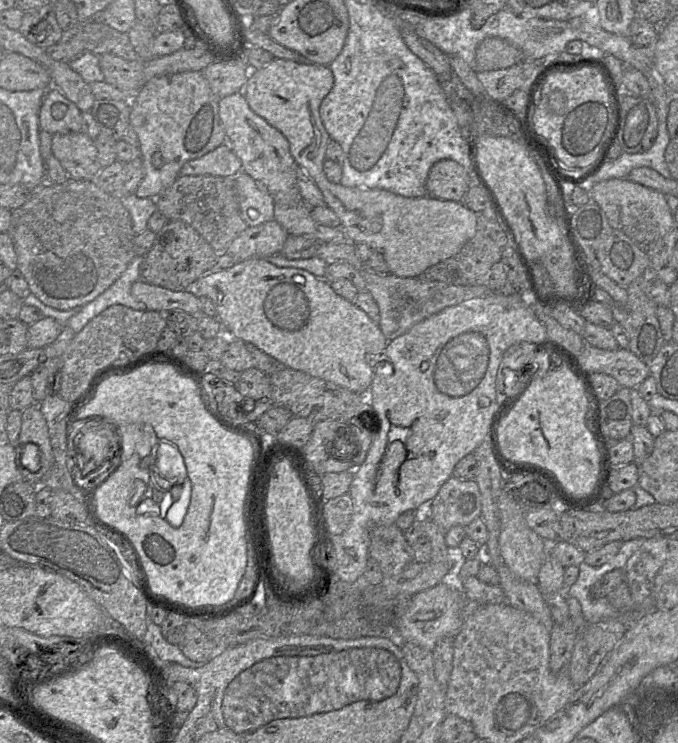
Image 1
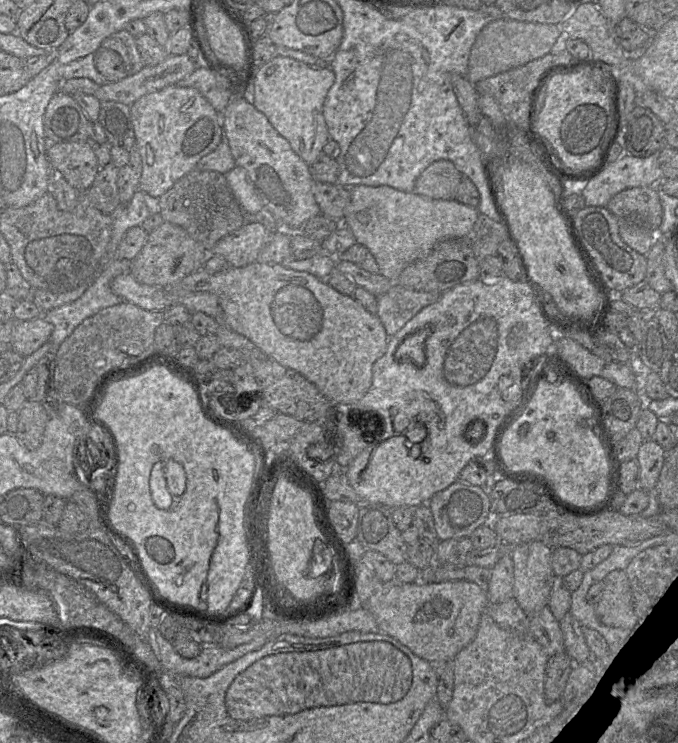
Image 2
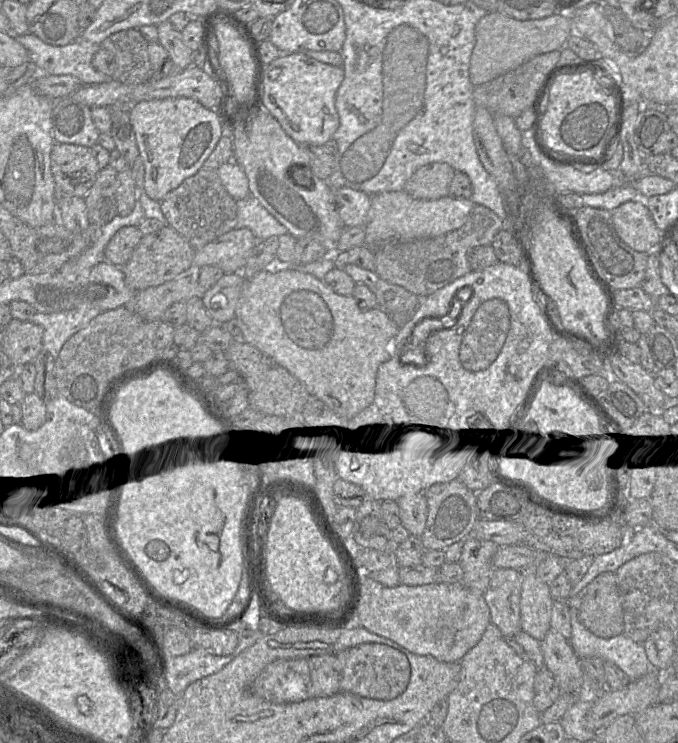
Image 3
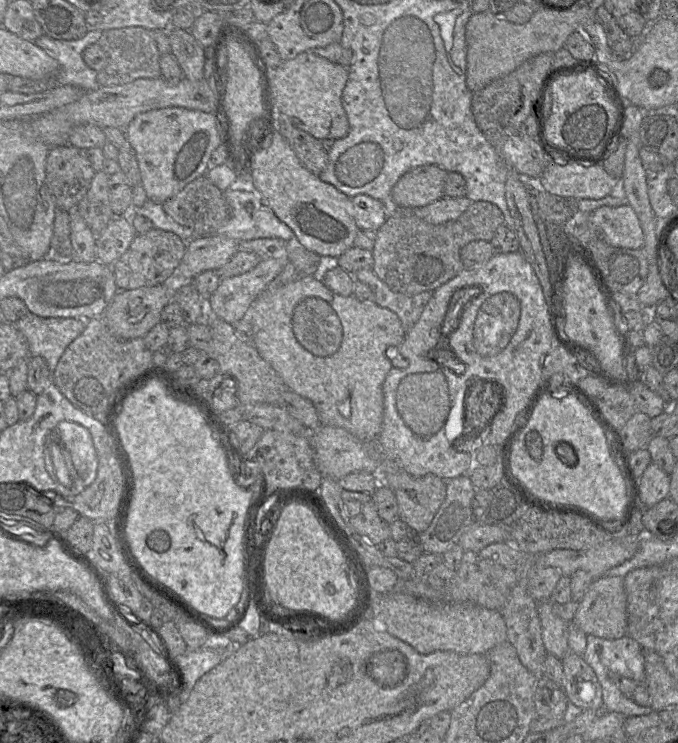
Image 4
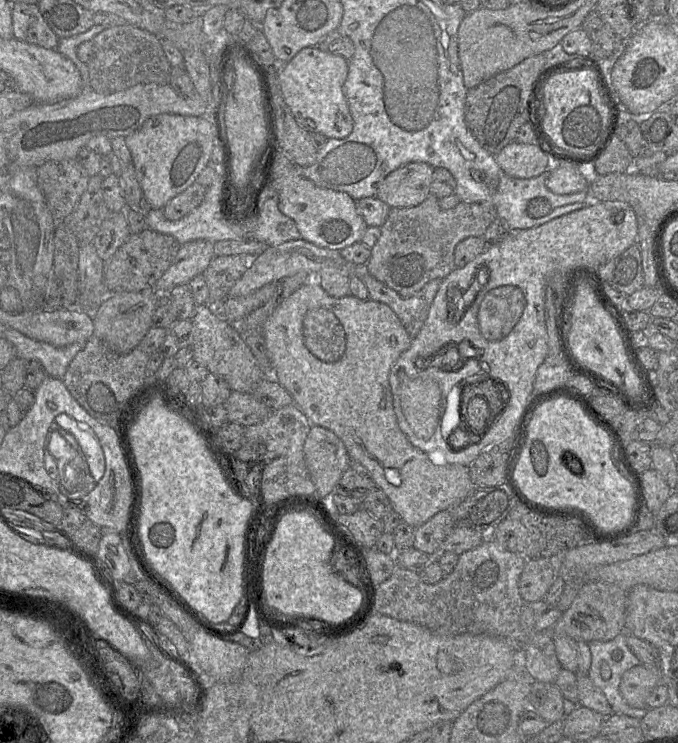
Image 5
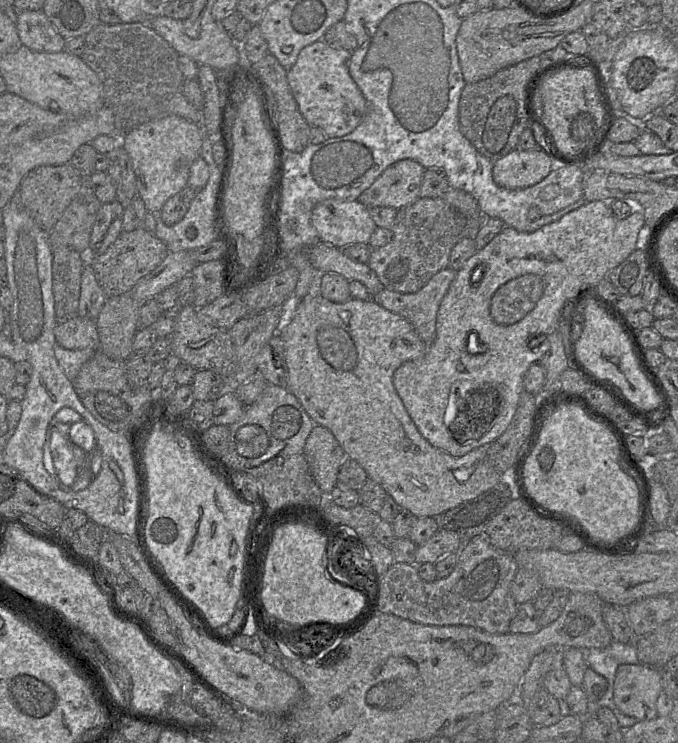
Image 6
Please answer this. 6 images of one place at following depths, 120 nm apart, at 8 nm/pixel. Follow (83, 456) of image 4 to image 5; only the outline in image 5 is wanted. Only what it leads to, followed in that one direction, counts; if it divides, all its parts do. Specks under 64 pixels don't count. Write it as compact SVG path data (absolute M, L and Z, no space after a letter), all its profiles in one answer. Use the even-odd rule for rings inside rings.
M60 414L55 418L55 428L74 436L85 456L93 479L98 482L105 471L105 458L94 431L86 423L78 422L67 414Z

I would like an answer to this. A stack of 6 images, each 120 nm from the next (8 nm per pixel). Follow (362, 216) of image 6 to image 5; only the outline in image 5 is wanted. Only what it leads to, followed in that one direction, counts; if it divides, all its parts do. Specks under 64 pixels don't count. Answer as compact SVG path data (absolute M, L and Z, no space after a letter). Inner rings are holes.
M280 150L273 163L271 184L274 185L278 192L280 211L295 221L301 234L301 239L318 247L336 251L341 251L356 242L361 242L368 226L357 210L356 201L346 192L317 186L313 181L300 173L299 167L302 166L297 166L282 150Z

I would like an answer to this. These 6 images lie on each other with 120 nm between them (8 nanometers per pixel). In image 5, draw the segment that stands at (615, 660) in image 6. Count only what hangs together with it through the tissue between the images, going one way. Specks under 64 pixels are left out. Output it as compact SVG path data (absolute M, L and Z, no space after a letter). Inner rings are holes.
M621 633L607 642L591 641L588 645L591 653L588 676L606 697L613 714L626 715L641 720L650 708L637 709L629 706L619 690L623 674L641 664L628 647L625 633ZM616 650L621 650L623 653L619 661L615 661L612 657Z

